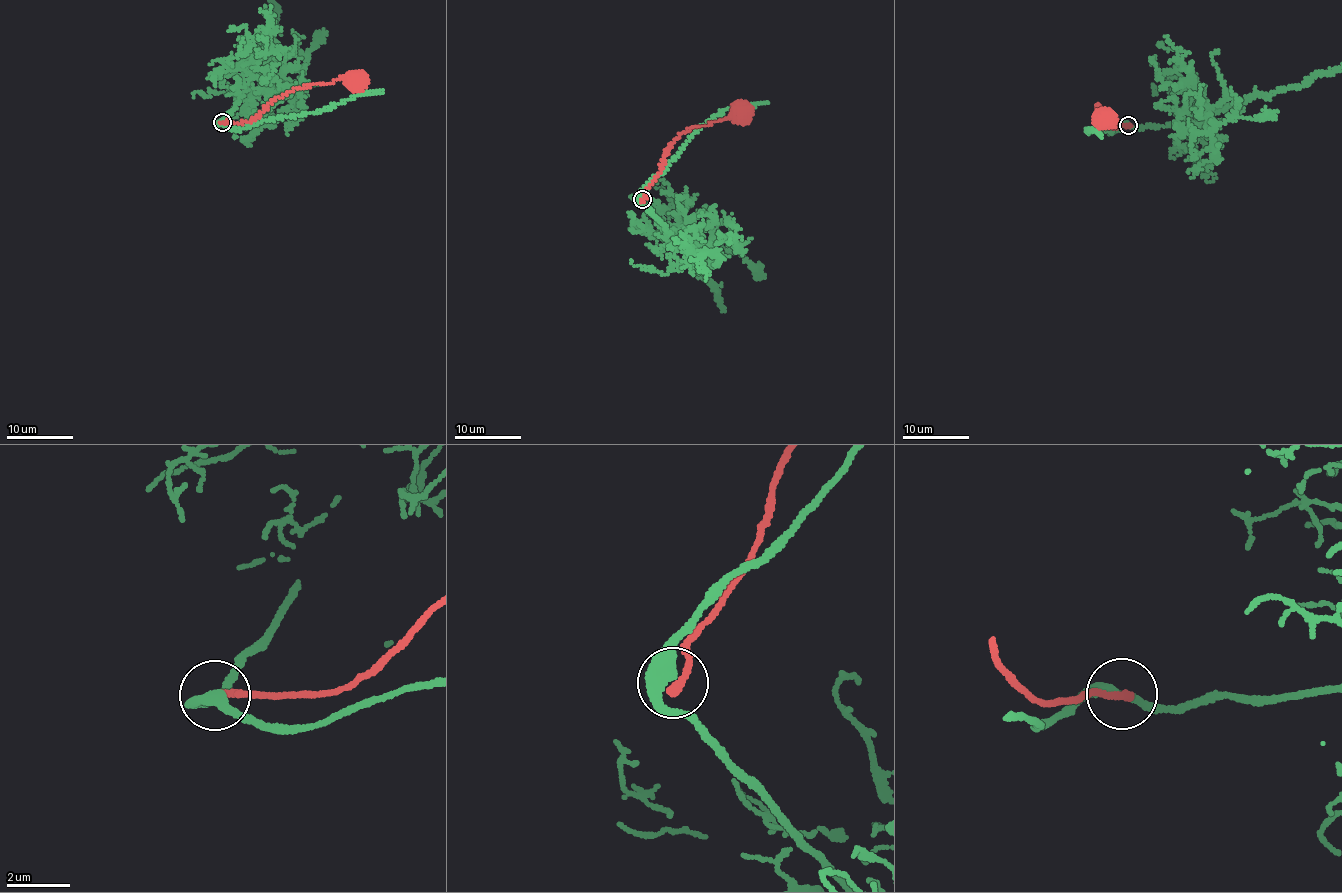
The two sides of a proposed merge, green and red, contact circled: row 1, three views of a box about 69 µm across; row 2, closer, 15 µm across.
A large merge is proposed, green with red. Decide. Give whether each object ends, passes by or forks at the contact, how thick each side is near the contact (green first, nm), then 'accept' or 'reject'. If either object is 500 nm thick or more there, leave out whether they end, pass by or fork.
green passes by | red ends | 400/300 nm | reject

